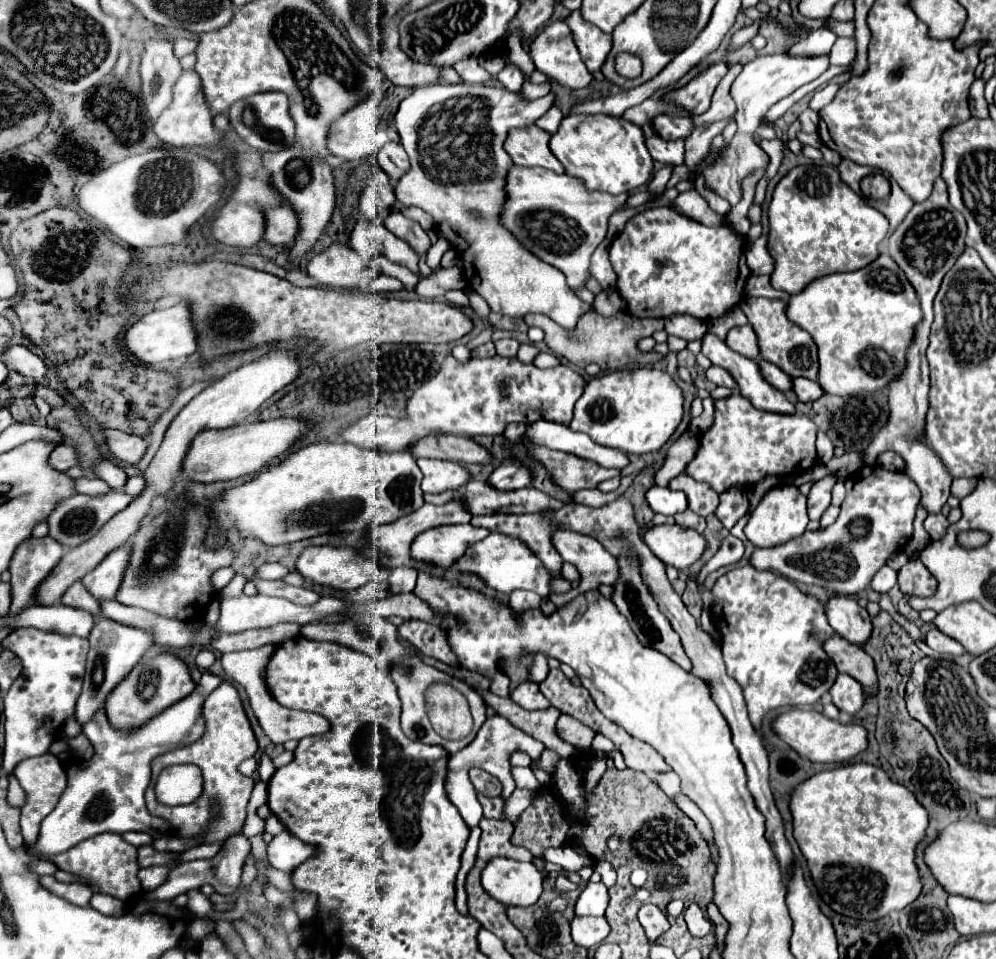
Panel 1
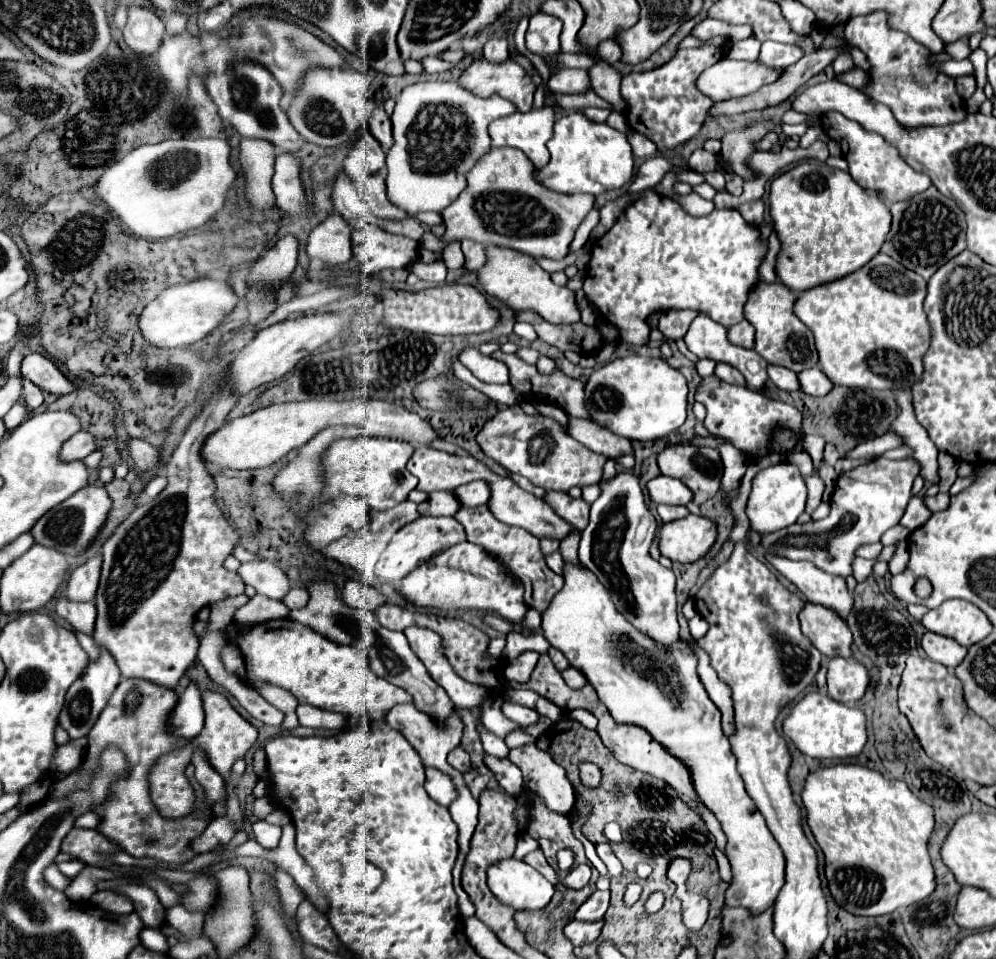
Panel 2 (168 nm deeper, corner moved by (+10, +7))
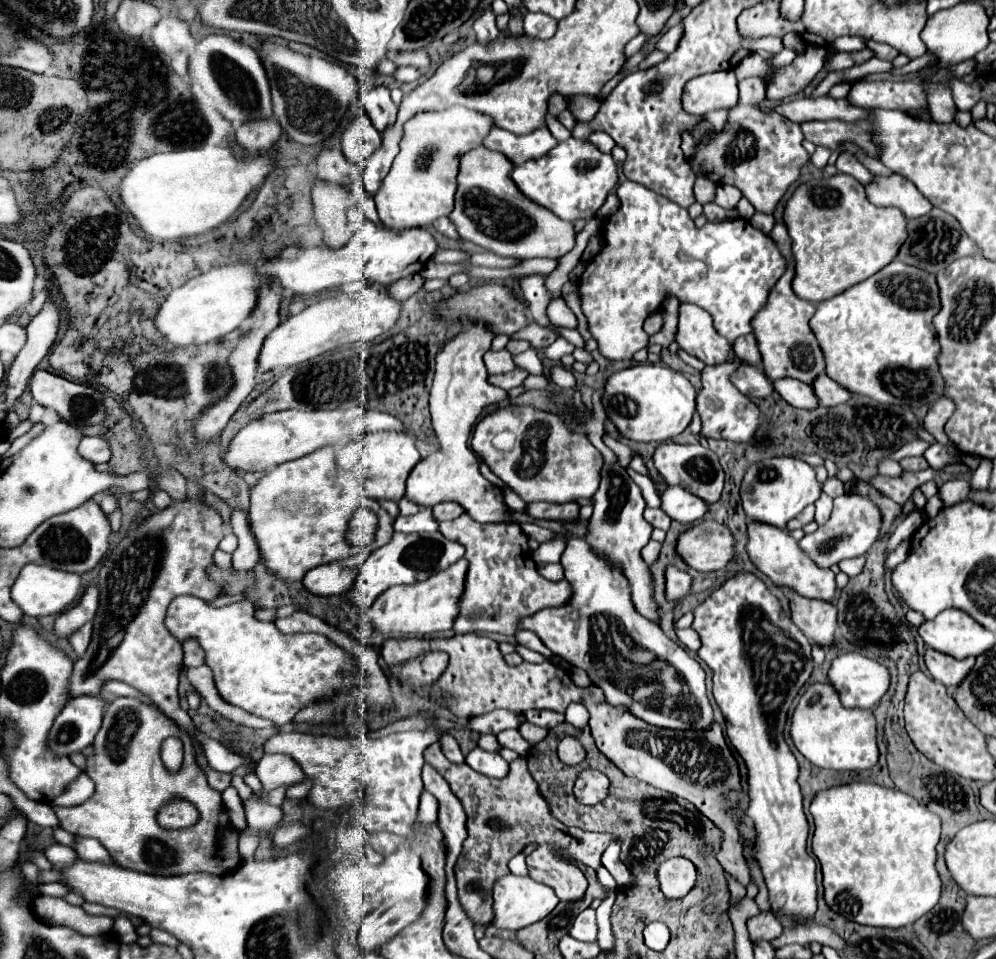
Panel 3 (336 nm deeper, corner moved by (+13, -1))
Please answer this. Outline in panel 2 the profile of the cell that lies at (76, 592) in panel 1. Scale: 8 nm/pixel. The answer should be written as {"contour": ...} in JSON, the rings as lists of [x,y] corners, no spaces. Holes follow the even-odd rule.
{"contour":[[[61,596],[57,600],[57,614],[61,618],[65,618],[73,626],[73,630],[83,632],[87,636],[93,634],[93,626],[95,626],[95,618],[97,618],[97,608],[93,602],[75,604],[71,600],[65,600],[65,596]]]}

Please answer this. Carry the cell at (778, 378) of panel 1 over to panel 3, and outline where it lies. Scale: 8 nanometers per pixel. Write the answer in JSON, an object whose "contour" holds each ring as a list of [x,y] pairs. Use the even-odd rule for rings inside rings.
{"contour":[[[780,378],[774,382],[774,390],[792,406],[796,408],[816,408],[818,400],[812,388],[794,378]]]}

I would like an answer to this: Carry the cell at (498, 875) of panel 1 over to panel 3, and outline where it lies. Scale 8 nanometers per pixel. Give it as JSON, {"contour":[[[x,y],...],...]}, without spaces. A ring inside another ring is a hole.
{"contour":[[[508,874],[500,880],[496,880],[496,884],[494,884],[494,914],[496,914],[494,924],[502,930],[516,932],[516,930],[520,930],[528,924],[534,924],[534,922],[542,920],[544,916],[548,916],[556,908],[558,902],[560,900],[550,886],[536,882],[530,876]]]}

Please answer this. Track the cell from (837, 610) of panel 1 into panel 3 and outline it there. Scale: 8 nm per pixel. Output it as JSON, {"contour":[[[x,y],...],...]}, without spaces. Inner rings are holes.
{"contour":[[[748,522],[748,556],[754,562],[754,566],[764,572],[776,586],[782,588],[792,588],[792,592],[812,598],[812,600],[834,600],[836,594],[836,582],[834,582],[834,572],[818,568],[796,544],[794,538],[788,536],[786,530],[772,528],[768,524],[758,524],[758,522]]]}

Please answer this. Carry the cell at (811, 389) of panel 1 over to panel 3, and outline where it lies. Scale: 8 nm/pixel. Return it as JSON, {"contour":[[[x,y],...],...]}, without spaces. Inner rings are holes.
{"contour":[[[824,372],[812,382],[812,390],[822,406],[838,406],[850,398],[850,392],[844,390],[834,380],[830,380]]]}

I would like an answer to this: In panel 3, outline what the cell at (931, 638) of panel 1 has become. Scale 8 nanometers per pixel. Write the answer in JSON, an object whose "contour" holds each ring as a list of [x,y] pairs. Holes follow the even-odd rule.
{"contour":[[[926,648],[924,662],[926,662],[926,668],[928,668],[928,672],[930,672],[930,676],[934,680],[946,684],[948,688],[954,688],[970,672],[970,668],[976,662],[976,658],[968,656],[968,658],[956,660],[952,656],[948,656],[948,654],[942,654],[942,652],[936,652],[932,648]]]}

